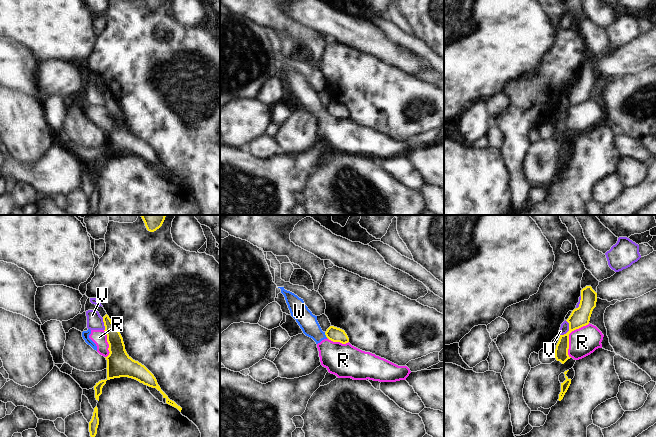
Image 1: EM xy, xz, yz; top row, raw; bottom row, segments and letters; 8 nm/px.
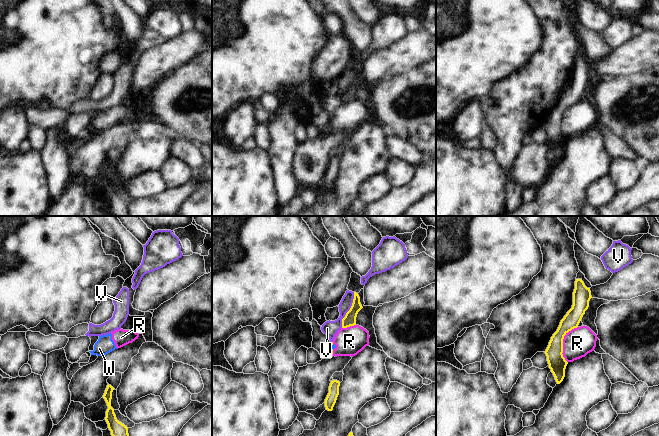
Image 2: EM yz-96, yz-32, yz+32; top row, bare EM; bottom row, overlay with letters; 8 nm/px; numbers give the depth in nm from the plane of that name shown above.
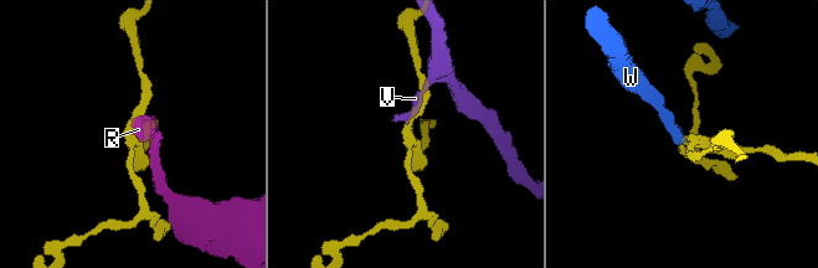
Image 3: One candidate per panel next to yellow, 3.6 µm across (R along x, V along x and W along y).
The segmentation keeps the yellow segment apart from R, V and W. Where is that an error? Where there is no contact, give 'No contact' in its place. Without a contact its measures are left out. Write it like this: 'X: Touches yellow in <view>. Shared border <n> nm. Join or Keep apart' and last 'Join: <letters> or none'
R: Touches yellow in yz. Shared border 320 nm. Keep apart
V: Touches yellow in yz. Shared border 140 nm. Keep apart
W: Touches yellow in xz. Shared border 50 nm. Keep apart
Join: none.

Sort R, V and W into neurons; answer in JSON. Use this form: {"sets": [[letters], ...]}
{"sets": [["R", "W"], ["V"]]}

